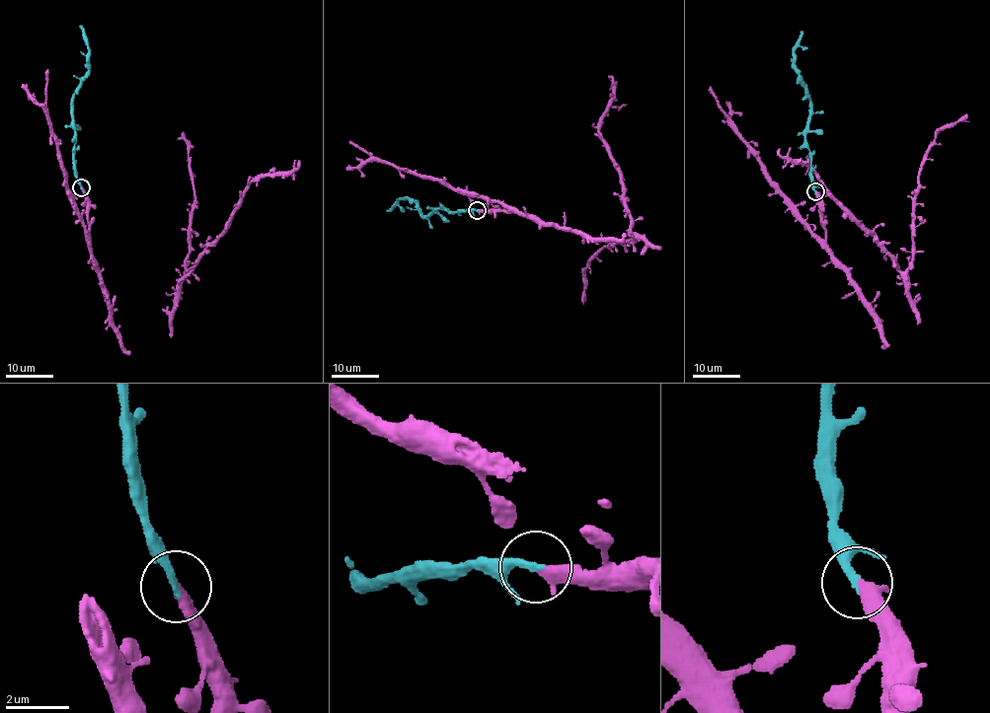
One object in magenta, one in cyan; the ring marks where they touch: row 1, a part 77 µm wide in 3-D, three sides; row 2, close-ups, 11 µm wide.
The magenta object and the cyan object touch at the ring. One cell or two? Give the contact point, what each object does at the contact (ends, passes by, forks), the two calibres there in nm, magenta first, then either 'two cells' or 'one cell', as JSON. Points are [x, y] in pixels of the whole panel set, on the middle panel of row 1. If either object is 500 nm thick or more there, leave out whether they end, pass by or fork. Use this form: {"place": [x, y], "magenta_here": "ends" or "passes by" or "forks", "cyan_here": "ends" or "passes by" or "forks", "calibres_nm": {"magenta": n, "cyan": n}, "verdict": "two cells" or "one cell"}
{"place": [477, 210], "magenta_here": "ends", "cyan_here": "ends", "calibres_nm": {"magenta": 400, "cyan": 240}, "verdict": "one cell"}

